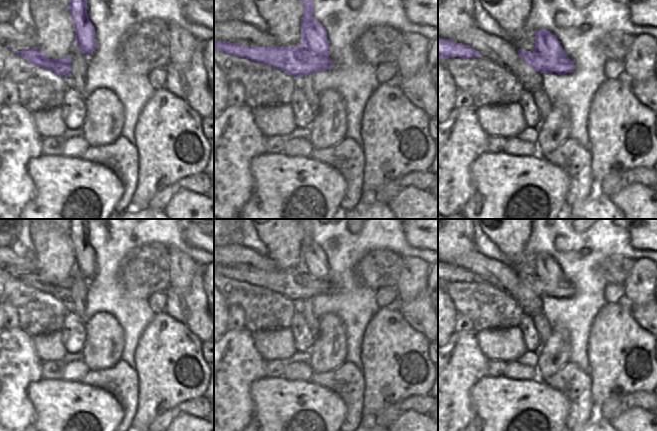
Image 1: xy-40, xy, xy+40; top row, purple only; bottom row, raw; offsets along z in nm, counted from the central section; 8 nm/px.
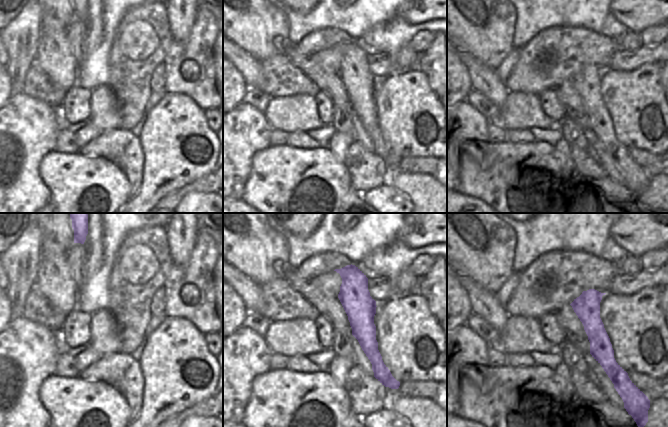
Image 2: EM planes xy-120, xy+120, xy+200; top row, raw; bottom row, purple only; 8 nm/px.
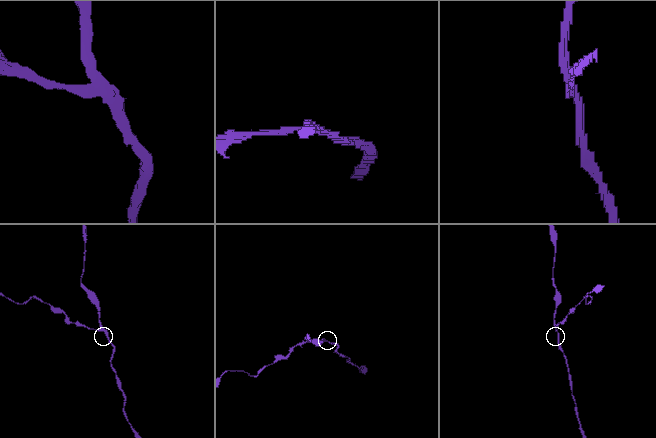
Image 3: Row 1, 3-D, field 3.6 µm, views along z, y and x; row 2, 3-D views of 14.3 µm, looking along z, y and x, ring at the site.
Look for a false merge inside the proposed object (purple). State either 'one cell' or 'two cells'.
two cells

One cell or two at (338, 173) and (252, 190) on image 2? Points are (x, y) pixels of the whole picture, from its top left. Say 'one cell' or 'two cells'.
one cell

